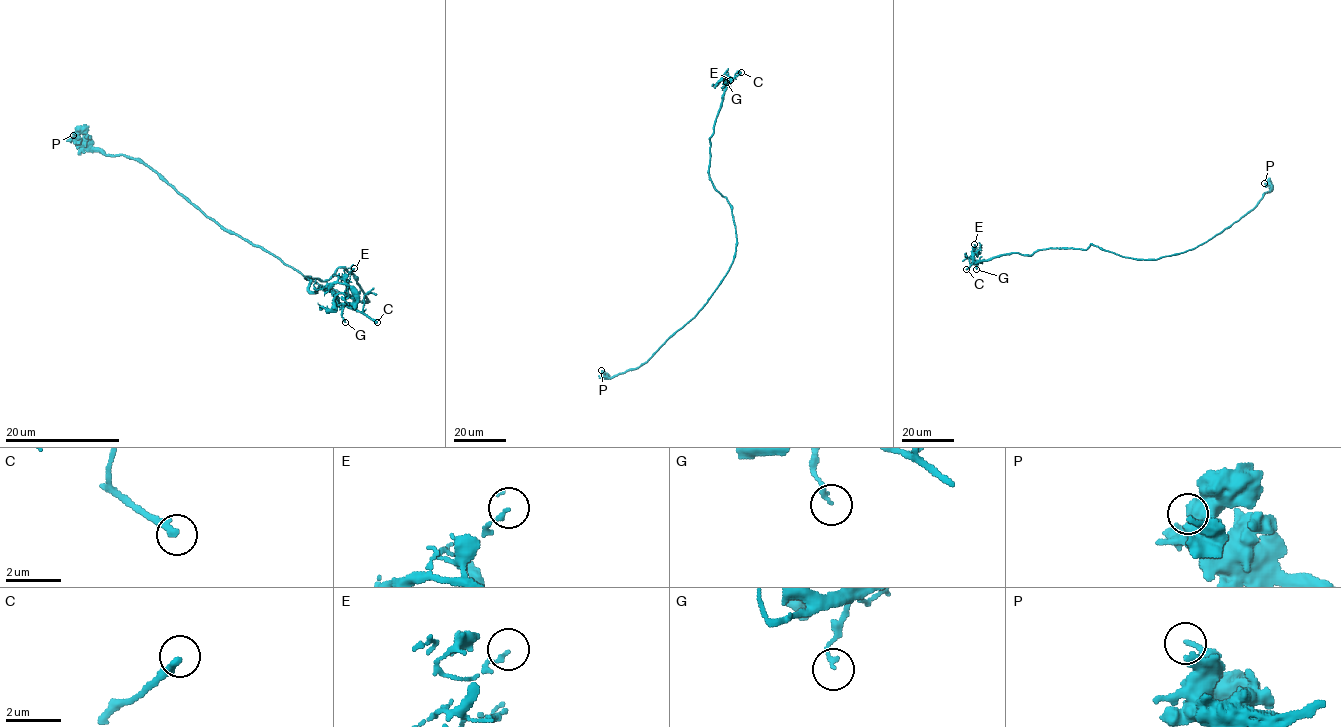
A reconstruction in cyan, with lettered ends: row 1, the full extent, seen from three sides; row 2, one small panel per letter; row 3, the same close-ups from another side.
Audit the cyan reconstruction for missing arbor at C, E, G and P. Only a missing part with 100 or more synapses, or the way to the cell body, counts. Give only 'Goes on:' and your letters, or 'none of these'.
Goes on: C

